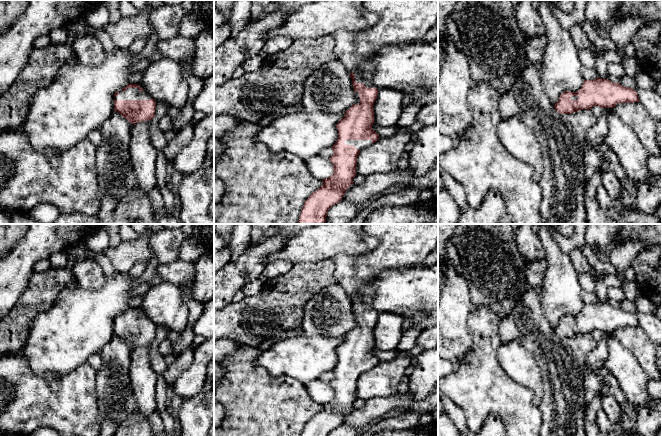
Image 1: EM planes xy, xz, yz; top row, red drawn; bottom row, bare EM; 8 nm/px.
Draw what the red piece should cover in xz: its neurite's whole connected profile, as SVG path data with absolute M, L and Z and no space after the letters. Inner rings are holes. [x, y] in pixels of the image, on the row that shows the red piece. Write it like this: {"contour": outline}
{"contour": "M364 0L363 5L368 12L380 15L380 20L375 25L358 32L339 30L332 34L334 53L337 60L350 73L356 101L345 111L344 117L336 125L338 139L331 147L333 155L329 158L333 164L333 174L323 179L322 186L305 201L297 224L324 224L326 222L328 210L342 201L346 190L353 185L360 151L380 138L372 128L374 124L373 106L378 89L365 83L359 72L359 63L373 58L384 46L421 42L426 33L438 22L438 0Z"}

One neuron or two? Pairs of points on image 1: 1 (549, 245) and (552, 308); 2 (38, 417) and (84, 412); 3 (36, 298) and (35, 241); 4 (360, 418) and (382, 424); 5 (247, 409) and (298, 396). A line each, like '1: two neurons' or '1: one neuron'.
1: one neuron
2: one neuron
3: two neurons
4: two neurons
5: one neuron

